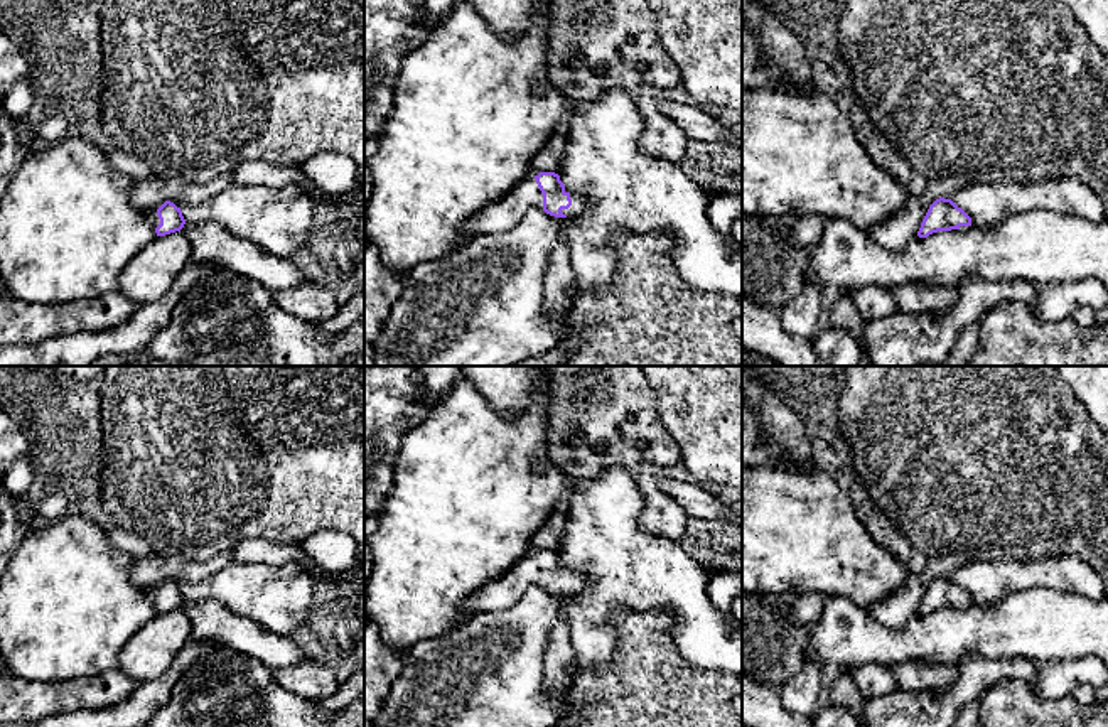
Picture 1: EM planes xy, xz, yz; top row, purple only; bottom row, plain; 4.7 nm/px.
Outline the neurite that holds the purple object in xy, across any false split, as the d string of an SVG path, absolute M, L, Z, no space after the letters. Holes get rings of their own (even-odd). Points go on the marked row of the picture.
M165 201L157 211L147 211L157 236L184 229L191 241L191 261L207 263L255 280L272 293L307 282L290 261L265 251L218 223L189 224L180 207Z

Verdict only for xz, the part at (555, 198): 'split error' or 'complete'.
split error

